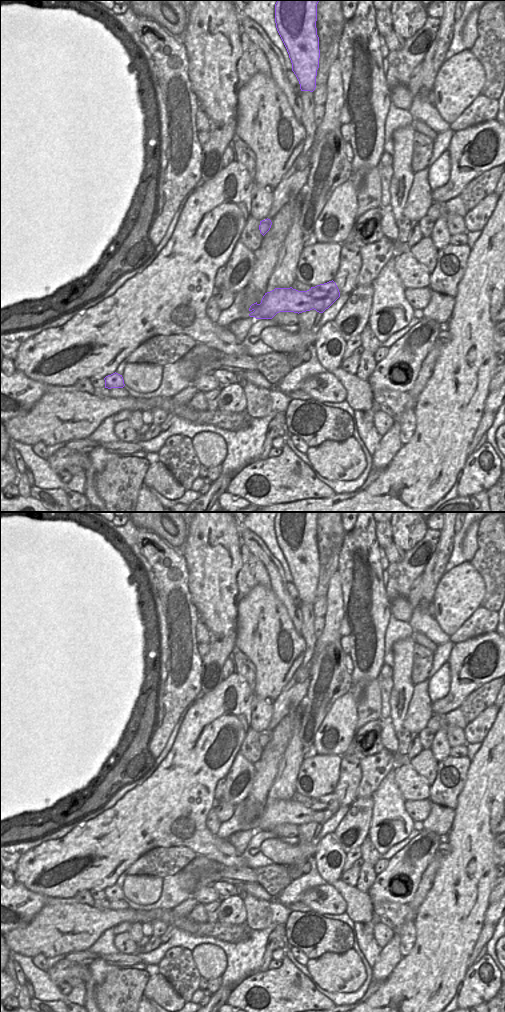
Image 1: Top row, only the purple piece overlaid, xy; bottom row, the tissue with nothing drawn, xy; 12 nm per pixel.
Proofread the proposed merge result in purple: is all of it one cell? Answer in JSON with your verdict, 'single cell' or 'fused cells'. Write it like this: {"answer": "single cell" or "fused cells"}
{"answer": "single cell"}

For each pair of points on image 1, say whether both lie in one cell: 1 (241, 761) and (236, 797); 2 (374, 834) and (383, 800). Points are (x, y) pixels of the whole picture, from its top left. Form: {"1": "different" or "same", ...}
{"1": "same", "2": "same"}

